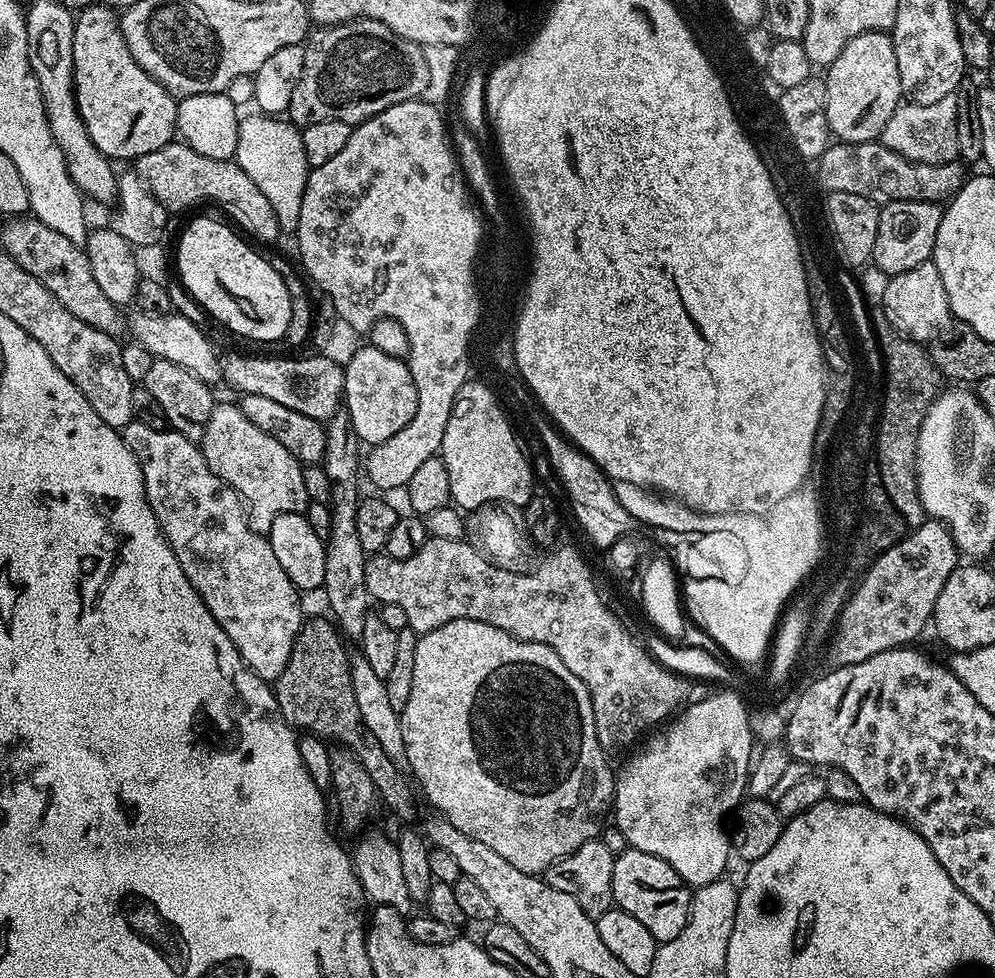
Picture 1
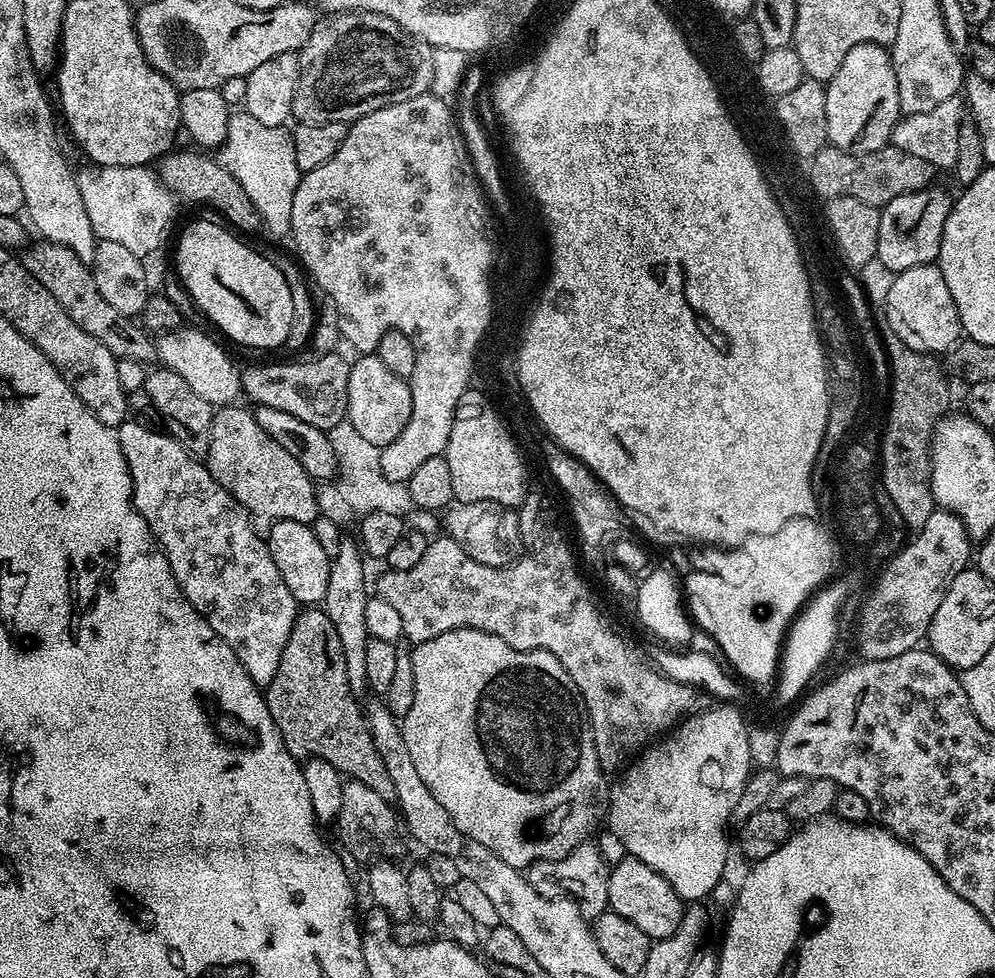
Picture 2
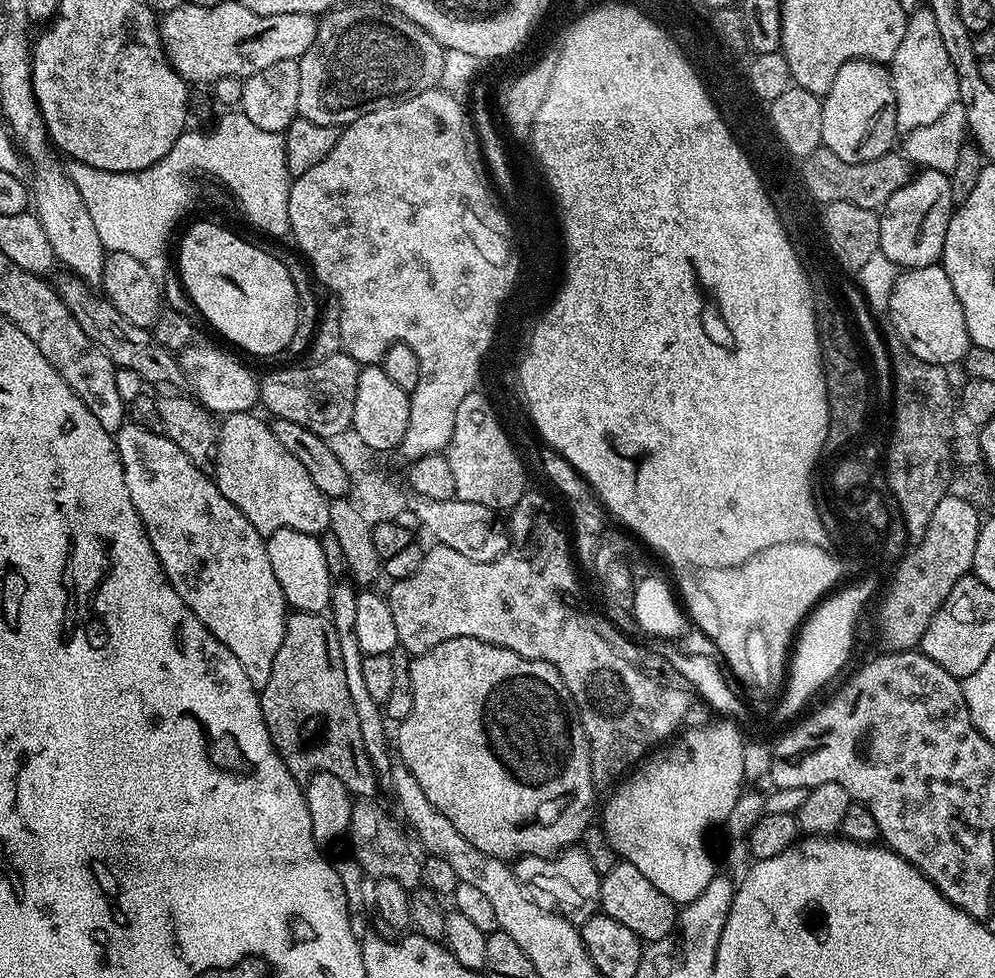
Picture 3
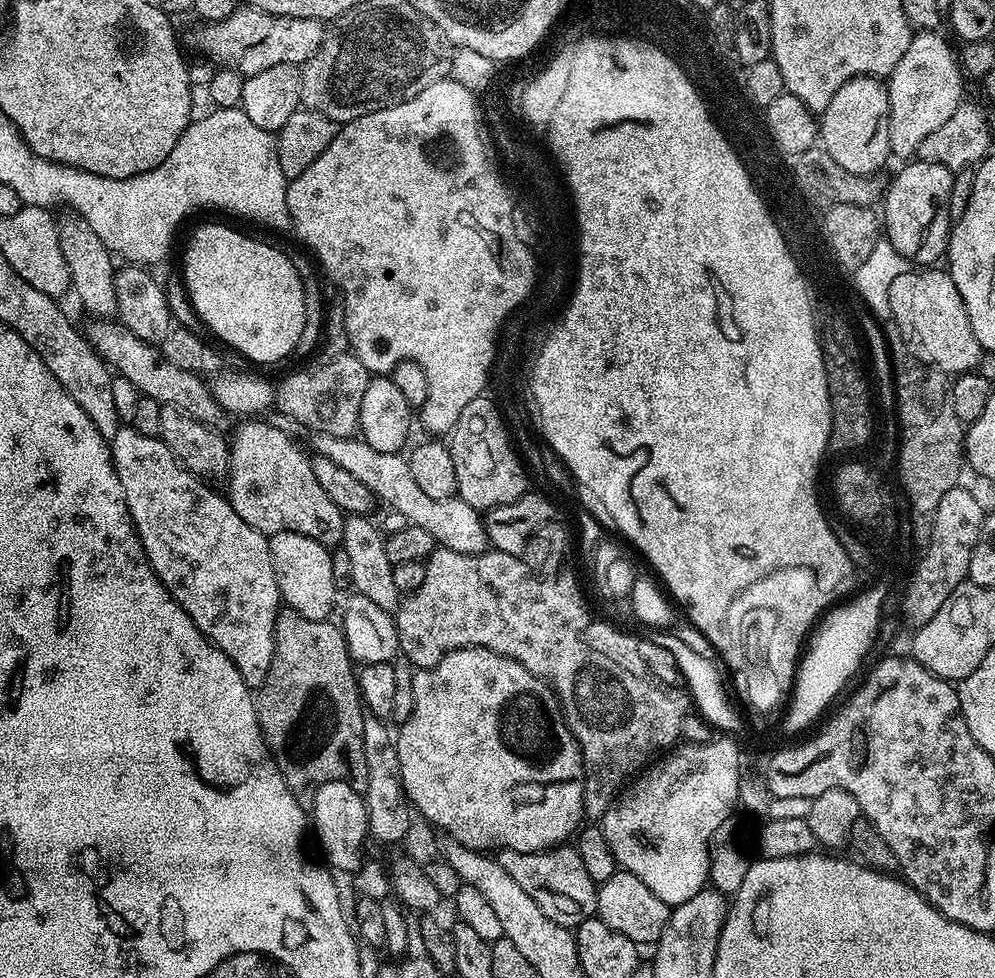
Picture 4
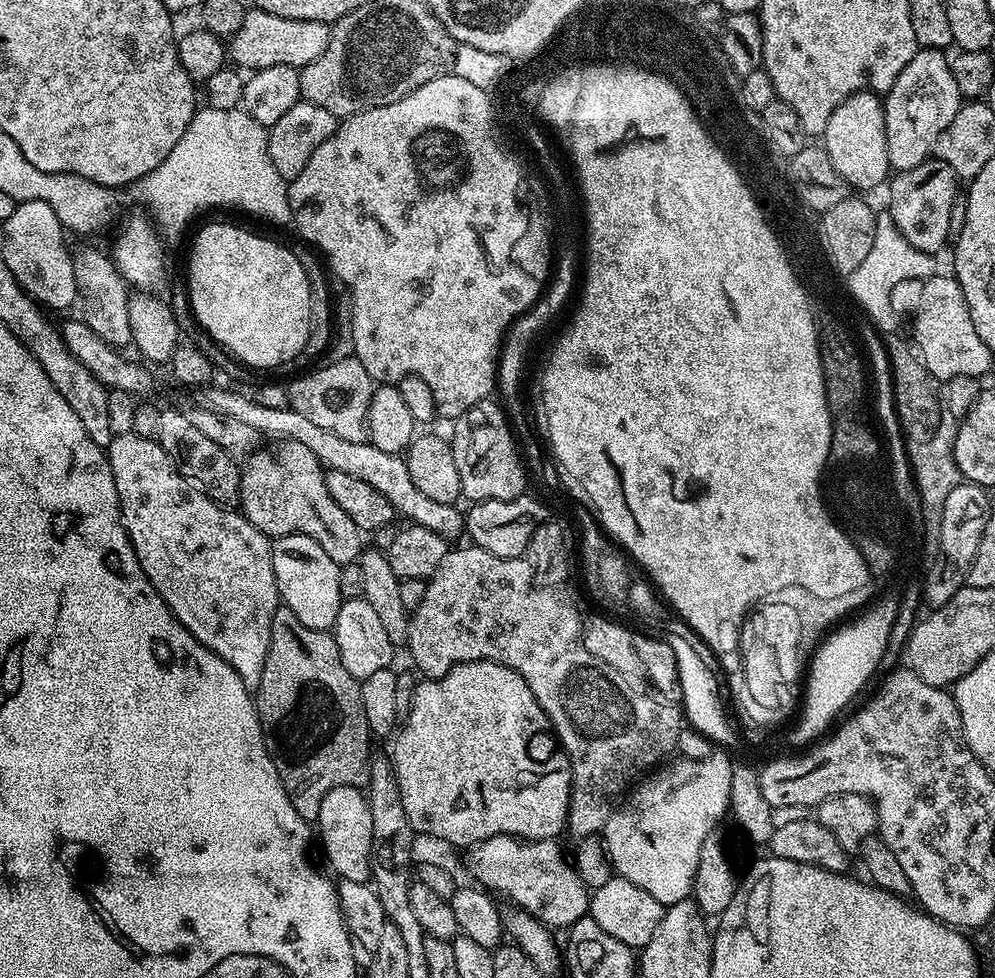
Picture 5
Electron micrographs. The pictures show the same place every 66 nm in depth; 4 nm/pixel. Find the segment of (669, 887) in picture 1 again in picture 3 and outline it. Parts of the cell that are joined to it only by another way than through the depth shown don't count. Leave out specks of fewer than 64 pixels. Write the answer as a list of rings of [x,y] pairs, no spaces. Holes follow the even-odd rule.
[[[619,862],[612,870],[602,876],[600,881],[600,908],[603,915],[614,918],[614,922],[622,922],[622,926],[634,930],[634,934],[642,942],[668,940],[671,937],[671,932],[673,935],[678,924],[677,905],[672,904],[670,898],[666,898],[666,894],[662,894],[662,890],[658,890],[658,886],[654,886],[654,882],[650,882],[650,878],[646,878],[646,874],[642,874],[642,870],[638,870],[638,866],[633,864]]]

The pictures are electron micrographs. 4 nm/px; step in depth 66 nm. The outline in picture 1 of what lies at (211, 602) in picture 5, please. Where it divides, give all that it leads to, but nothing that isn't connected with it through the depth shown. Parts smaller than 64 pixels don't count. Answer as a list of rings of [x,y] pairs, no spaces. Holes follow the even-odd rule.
[[[135,418],[123,428],[122,435],[138,460],[144,475],[144,489],[150,510],[154,510],[160,532],[174,550],[178,566],[182,566],[182,574],[190,578],[190,586],[198,590],[202,602],[206,602],[206,610],[210,610],[218,626],[226,630],[226,638],[234,642],[244,665],[258,678],[275,682],[286,662],[290,662],[290,650],[306,616],[300,613],[301,593],[294,582],[286,578],[286,570],[282,570],[274,550],[270,550],[267,535],[250,530],[240,495],[225,480],[218,478],[214,470],[210,470],[197,441],[168,428],[154,430]]]

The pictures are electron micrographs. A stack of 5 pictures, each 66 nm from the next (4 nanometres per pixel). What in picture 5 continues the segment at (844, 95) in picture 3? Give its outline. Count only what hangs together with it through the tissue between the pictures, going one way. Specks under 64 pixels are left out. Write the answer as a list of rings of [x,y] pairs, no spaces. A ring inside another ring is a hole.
[[[855,92],[830,114],[822,134],[822,147],[828,153],[834,170],[848,183],[849,189],[876,188],[890,176],[886,150],[886,118],[884,101],[875,92]]]

